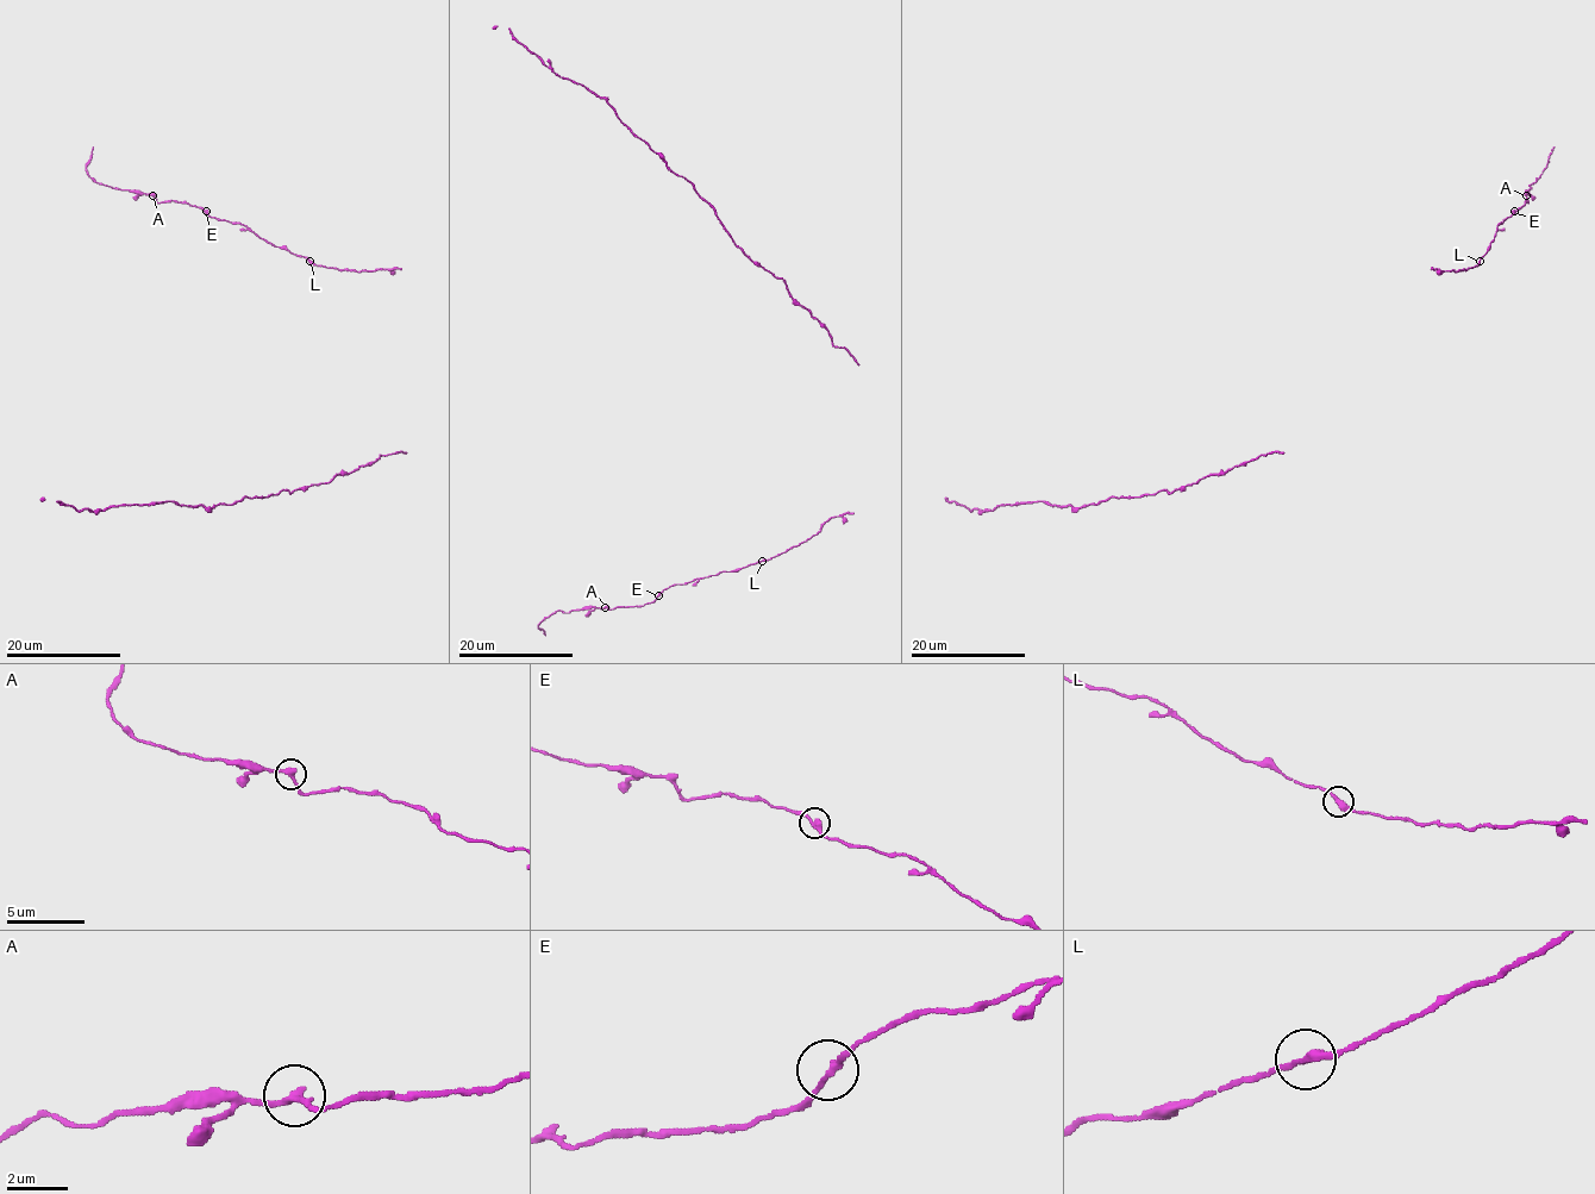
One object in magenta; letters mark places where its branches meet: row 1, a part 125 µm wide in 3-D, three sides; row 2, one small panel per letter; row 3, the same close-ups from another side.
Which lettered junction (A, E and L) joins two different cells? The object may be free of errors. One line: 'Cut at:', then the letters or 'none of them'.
Cut at: none of them

